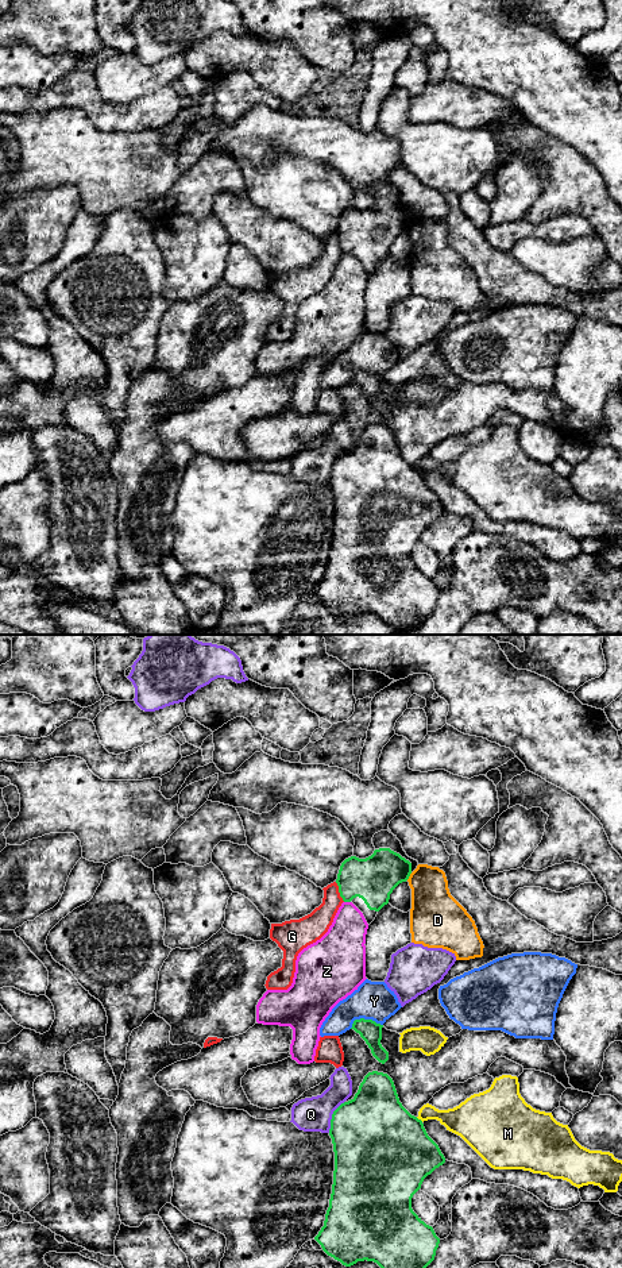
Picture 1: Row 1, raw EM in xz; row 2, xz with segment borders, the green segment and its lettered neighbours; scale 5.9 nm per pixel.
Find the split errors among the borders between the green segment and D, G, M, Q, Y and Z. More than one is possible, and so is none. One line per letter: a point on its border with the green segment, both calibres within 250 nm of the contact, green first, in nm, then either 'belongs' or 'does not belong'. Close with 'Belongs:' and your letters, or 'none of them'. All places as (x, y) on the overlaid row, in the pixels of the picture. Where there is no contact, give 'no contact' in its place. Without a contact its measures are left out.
D: contact xz (409, 875); calibres 260 and 280 nm; does not belong
G: contact xz (339, 891); calibres 260 and 160 nm; does not belong
M: contact xz (420, 1120); calibres 480 and 180 nm; does not belong
Q: contact xz (332, 1117); calibres 460 and 200 nm; does not belong
Y: contact xz (364, 1020); calibres 130 and 220 nm; does not belong
Z: contact xz (347, 901); calibres 260 and 240 nm; does not belong
Belongs: none of them

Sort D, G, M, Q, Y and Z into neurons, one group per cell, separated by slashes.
D / G / M / Q / Y / Z

